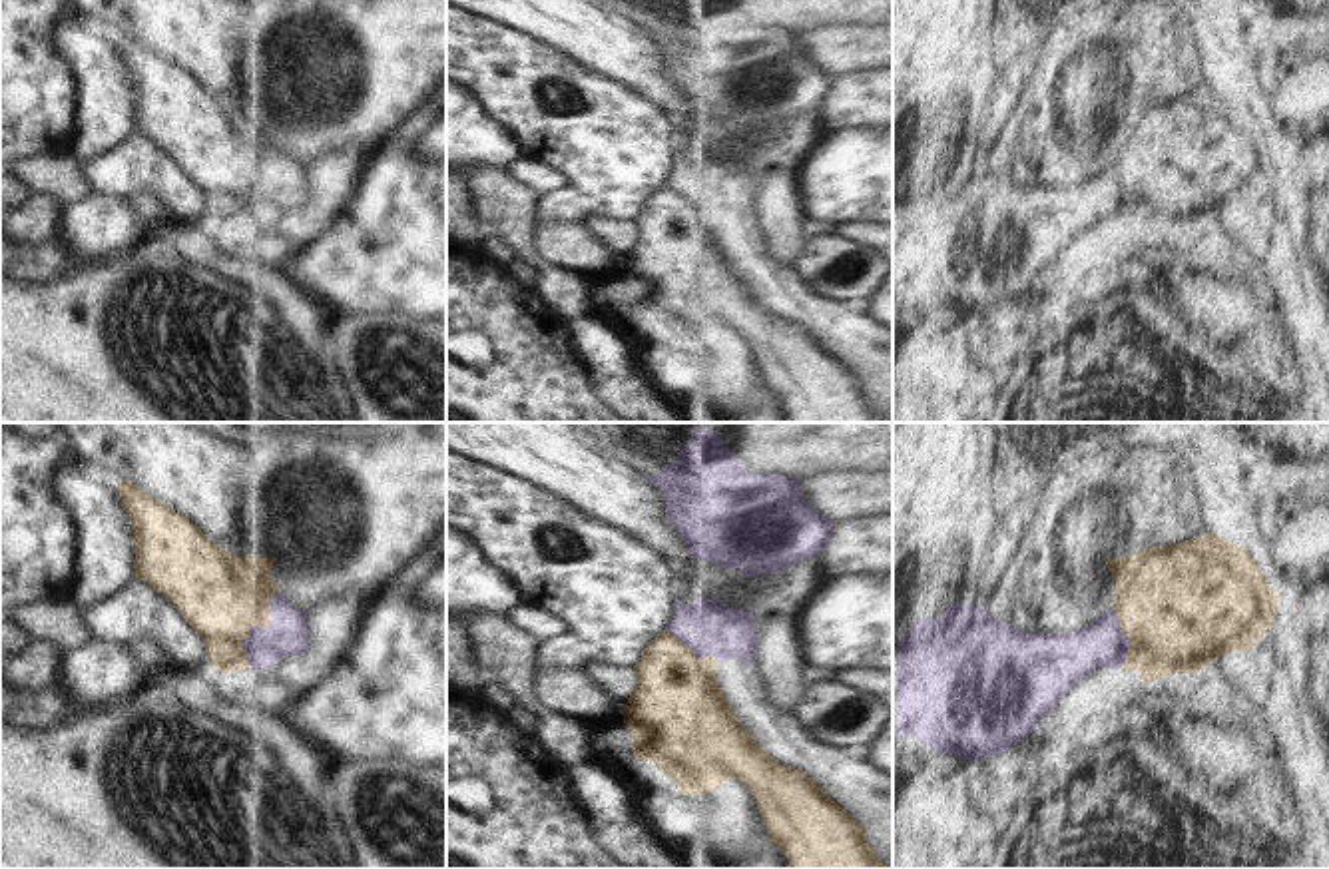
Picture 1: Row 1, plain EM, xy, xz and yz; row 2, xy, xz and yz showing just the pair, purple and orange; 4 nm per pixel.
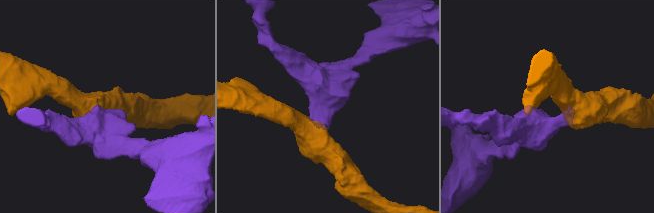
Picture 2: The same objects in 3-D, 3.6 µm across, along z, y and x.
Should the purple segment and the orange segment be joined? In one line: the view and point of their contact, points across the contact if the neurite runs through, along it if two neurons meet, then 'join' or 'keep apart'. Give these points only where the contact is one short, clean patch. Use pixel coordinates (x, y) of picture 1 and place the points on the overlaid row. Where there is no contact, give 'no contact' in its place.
contact xy (258, 628); border xy (277, 588), (269, 622), (244, 640), (248, 666); keep apart

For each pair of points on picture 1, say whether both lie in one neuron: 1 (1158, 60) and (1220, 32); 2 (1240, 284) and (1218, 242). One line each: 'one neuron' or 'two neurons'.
1: two neurons
2: one neuron

